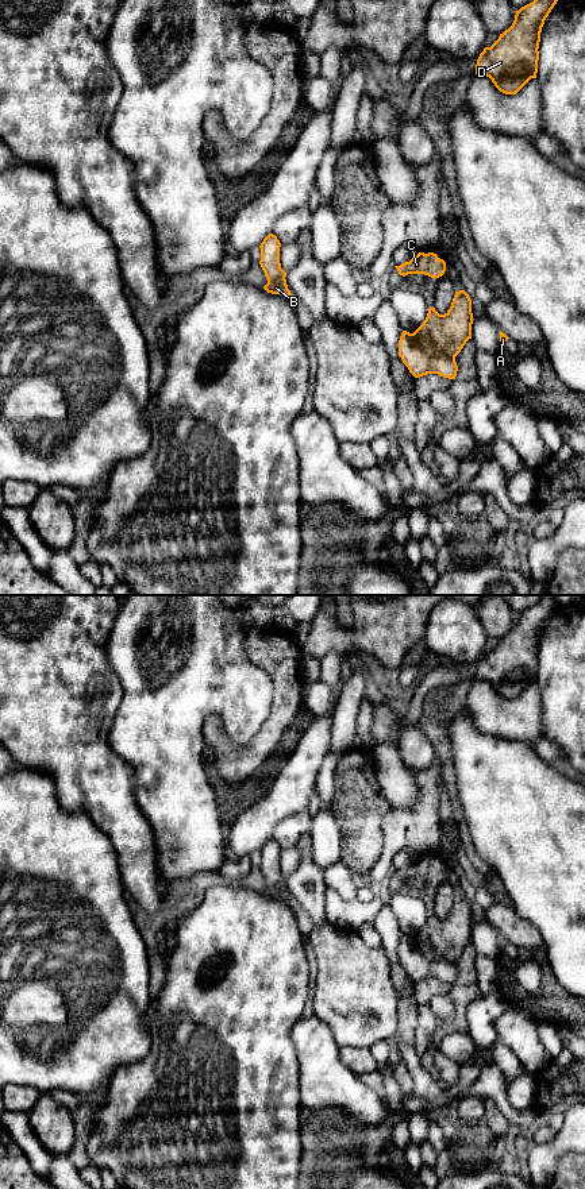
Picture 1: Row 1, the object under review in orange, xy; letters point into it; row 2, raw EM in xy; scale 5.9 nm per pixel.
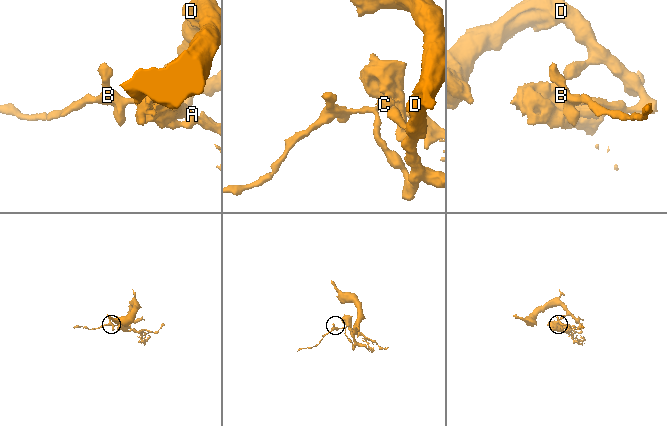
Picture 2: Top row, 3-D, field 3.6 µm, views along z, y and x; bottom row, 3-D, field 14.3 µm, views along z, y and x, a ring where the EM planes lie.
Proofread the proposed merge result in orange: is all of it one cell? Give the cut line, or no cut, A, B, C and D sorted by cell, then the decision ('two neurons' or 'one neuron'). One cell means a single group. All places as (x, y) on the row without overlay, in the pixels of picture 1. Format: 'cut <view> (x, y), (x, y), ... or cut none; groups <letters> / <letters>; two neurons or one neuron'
cut xy (411, 938), (415, 948), (423, 956), (445, 958), (454, 964); groups A B D / C; two neurons

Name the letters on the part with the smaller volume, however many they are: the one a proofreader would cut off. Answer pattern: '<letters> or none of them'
C

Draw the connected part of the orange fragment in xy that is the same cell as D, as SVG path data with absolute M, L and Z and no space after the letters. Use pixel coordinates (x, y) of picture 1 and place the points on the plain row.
M542 595L532 607L516 615L512 630L480 659L476 679L489 682L494 691L505 699L516 699L531 683L536 683L542 632L557 606L554 595Z

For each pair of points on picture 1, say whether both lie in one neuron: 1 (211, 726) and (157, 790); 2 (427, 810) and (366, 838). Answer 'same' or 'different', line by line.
1: different
2: different

